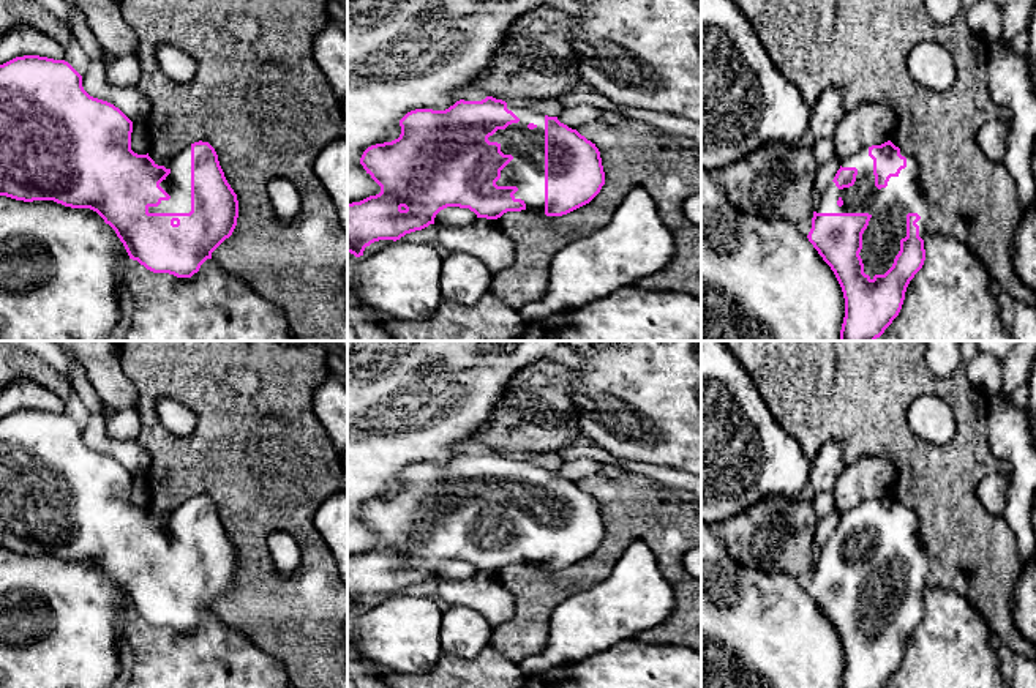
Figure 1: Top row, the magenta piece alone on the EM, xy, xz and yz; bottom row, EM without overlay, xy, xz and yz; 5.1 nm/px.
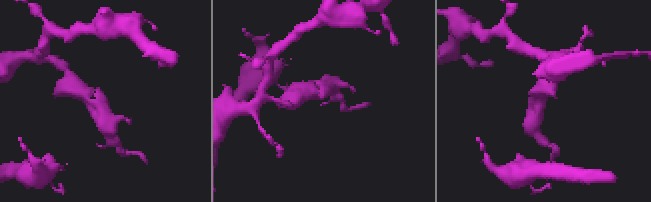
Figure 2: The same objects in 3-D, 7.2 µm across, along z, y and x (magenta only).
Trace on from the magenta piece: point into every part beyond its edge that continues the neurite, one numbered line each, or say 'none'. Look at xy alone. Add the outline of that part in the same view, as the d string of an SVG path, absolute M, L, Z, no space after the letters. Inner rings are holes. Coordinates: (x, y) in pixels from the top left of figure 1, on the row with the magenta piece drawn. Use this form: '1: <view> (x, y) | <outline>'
1: xy (177, 183) | M191 145L174 156L167 169L171 174L160 186L171 196L158 207L148 207L148 213L190 213L191 211Z

